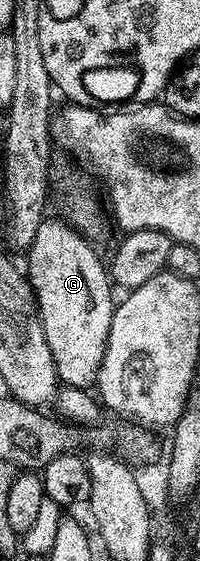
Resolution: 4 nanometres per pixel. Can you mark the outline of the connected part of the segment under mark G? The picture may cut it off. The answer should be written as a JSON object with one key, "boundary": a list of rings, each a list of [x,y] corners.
{"boundary":[[[44,217],[33,244],[25,252],[27,266],[25,273],[35,290],[35,299],[39,305],[39,315],[45,328],[45,340],[49,343],[49,352],[53,352],[53,364],[63,386],[76,386],[82,390],[94,387],[99,381],[99,369],[105,360],[105,348],[109,340],[109,328],[115,315],[117,298],[111,295],[113,283],[108,267],[99,259],[99,254],[86,242],[84,235],[71,225],[70,221]]]}

